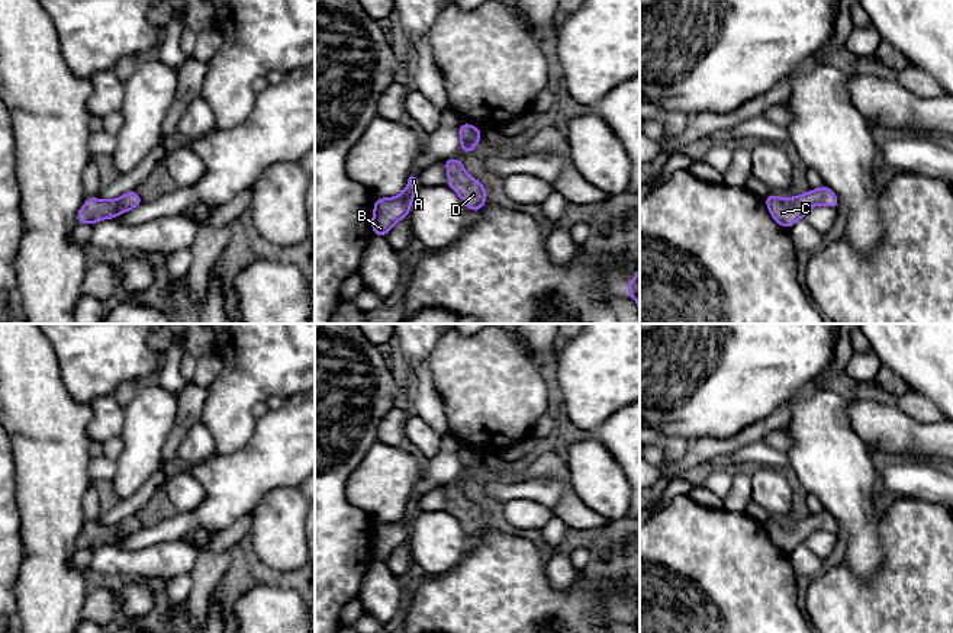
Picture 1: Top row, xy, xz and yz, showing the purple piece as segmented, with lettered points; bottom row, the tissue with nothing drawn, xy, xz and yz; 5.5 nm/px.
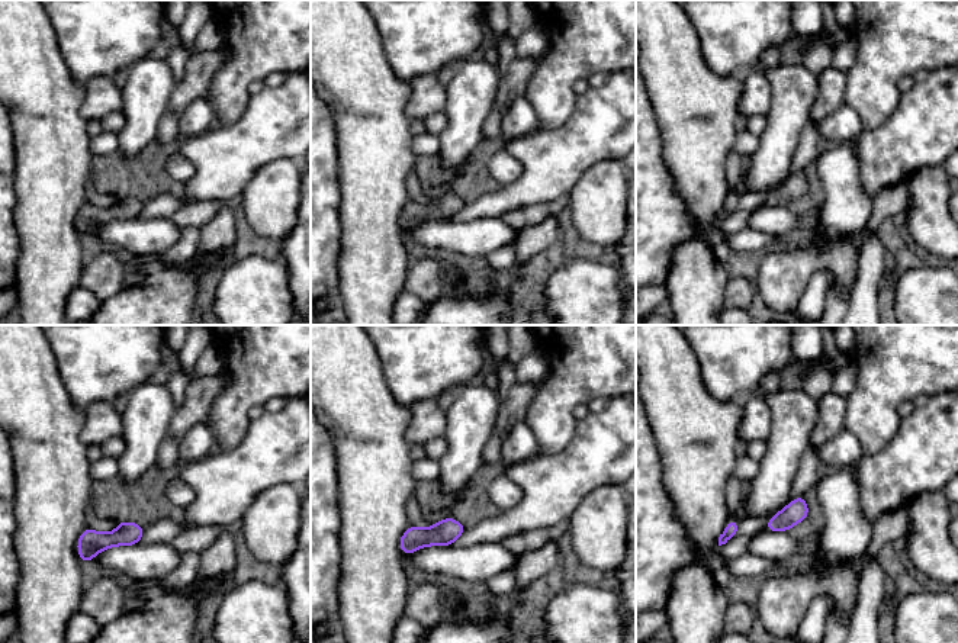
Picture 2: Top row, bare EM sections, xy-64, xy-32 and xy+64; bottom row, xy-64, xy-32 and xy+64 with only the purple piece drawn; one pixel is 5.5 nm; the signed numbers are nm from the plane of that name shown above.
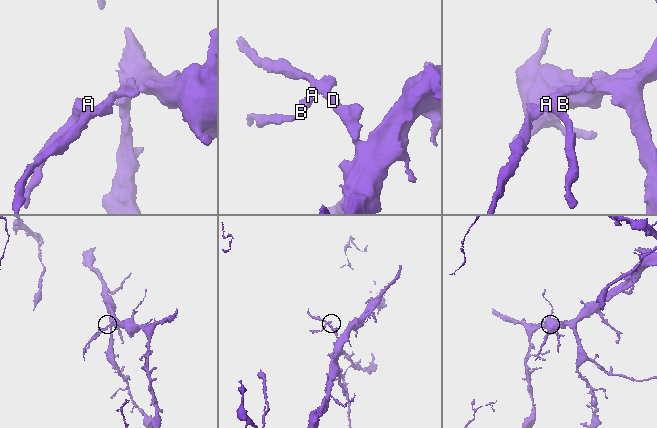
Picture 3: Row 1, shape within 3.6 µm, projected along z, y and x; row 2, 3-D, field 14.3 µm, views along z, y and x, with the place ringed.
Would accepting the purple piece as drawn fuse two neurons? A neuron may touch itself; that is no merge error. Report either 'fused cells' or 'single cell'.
single cell

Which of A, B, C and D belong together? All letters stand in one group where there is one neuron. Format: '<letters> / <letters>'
A B C D

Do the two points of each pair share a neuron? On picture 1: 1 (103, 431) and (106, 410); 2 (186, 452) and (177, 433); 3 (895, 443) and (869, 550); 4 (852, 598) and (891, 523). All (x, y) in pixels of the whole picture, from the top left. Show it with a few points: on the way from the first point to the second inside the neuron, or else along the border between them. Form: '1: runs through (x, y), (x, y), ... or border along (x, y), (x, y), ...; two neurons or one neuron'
1: runs through (103, 426), (106, 415); one neuron
2: border along (199, 421), (182, 442), (177, 456); two neurons
3: border along (853, 430), (876, 455); two neurons
4: runs through (873, 590), (894, 569), (894, 545); one neuron

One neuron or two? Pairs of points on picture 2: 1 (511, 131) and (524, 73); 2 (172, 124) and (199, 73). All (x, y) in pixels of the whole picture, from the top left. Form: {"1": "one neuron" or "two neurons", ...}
{"1": "two neurons", "2": "one neuron"}

